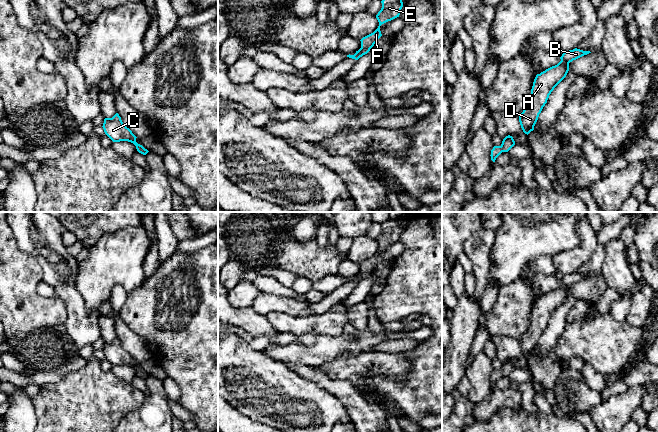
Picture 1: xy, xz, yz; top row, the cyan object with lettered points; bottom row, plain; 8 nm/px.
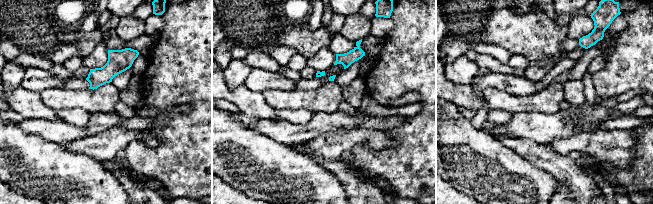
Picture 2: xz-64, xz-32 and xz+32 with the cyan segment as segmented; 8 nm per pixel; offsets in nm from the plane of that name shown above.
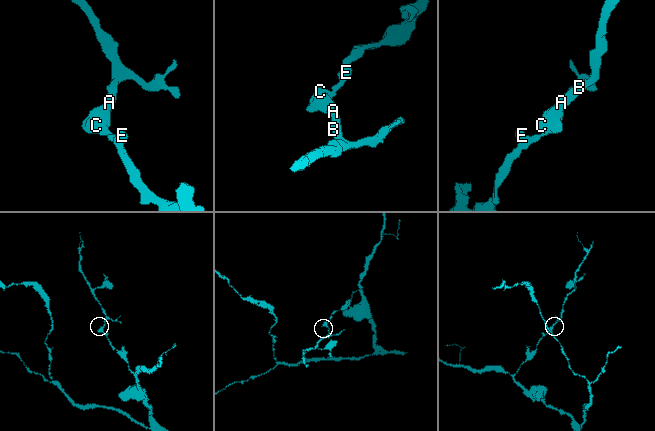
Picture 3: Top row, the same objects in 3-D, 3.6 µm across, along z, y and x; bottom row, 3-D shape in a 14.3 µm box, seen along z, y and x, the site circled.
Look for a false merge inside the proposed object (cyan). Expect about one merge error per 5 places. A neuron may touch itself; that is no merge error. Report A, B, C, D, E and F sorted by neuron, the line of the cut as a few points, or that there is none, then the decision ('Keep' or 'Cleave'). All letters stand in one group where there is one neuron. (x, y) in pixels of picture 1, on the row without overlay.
Groups: A B C D E F. No split. Keep

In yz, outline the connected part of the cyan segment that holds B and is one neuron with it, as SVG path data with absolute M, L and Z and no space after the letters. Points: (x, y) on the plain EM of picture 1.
M577 272L564 275L560 280L561 285L557 289L536 299L531 313L530 326L519 340L519 346L525 358L528 359L534 354L539 338L547 327L549 319L566 301L569 287L589 277L591 276Z

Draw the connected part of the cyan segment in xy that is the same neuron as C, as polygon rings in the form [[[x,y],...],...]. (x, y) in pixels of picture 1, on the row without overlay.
[[[116,337],[112,342],[105,342],[102,351],[105,358],[113,366],[128,365],[136,370],[136,373],[139,377],[146,379],[149,376],[142,369],[136,366],[137,361],[128,351],[123,348],[118,337]]]

